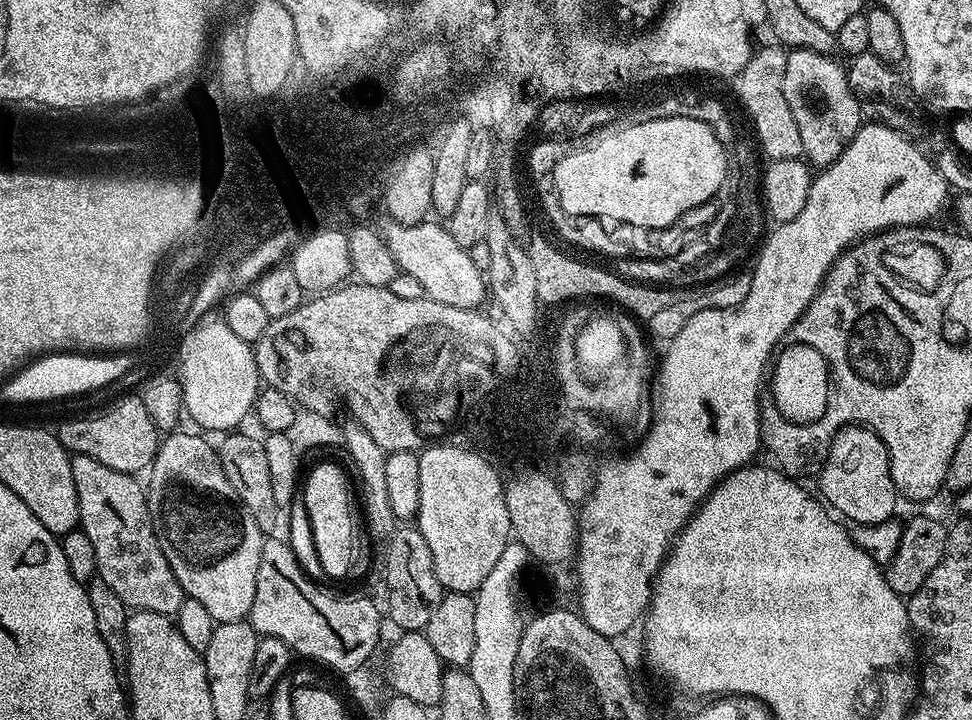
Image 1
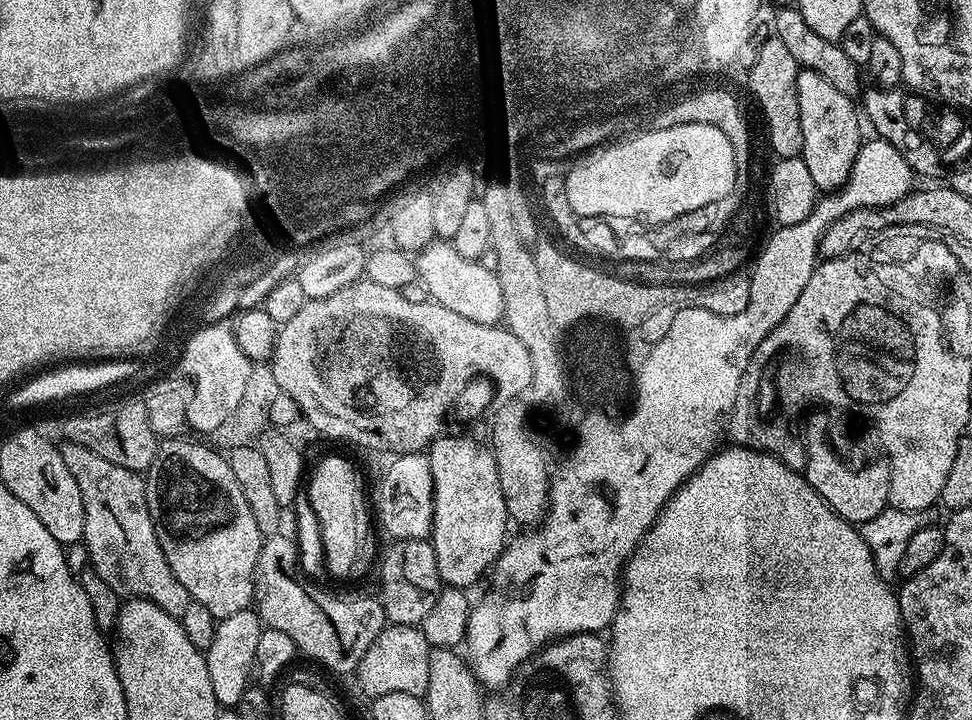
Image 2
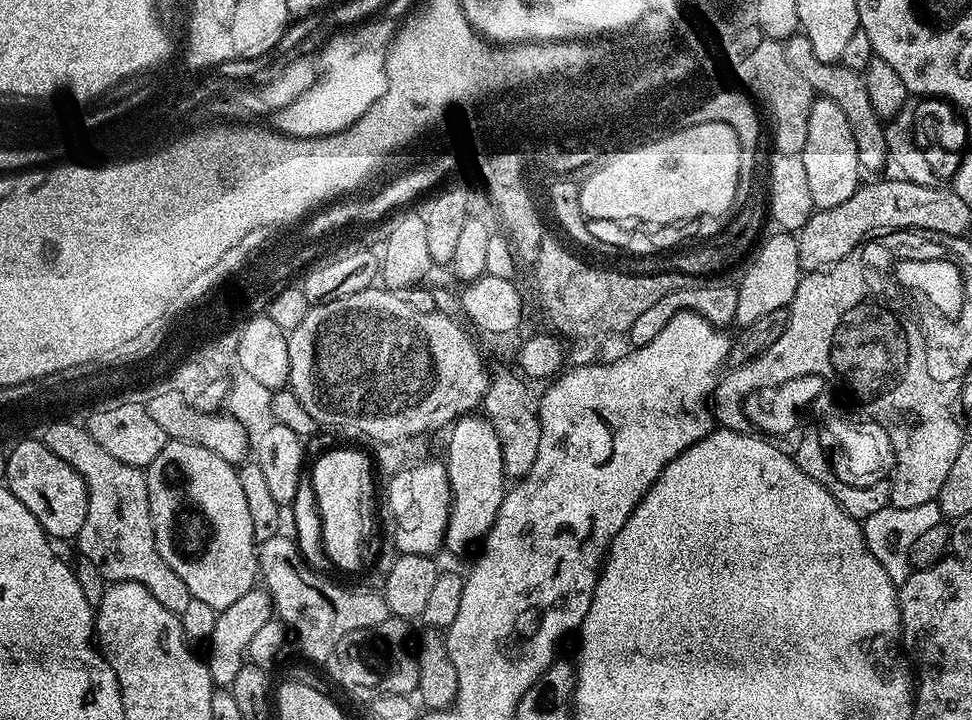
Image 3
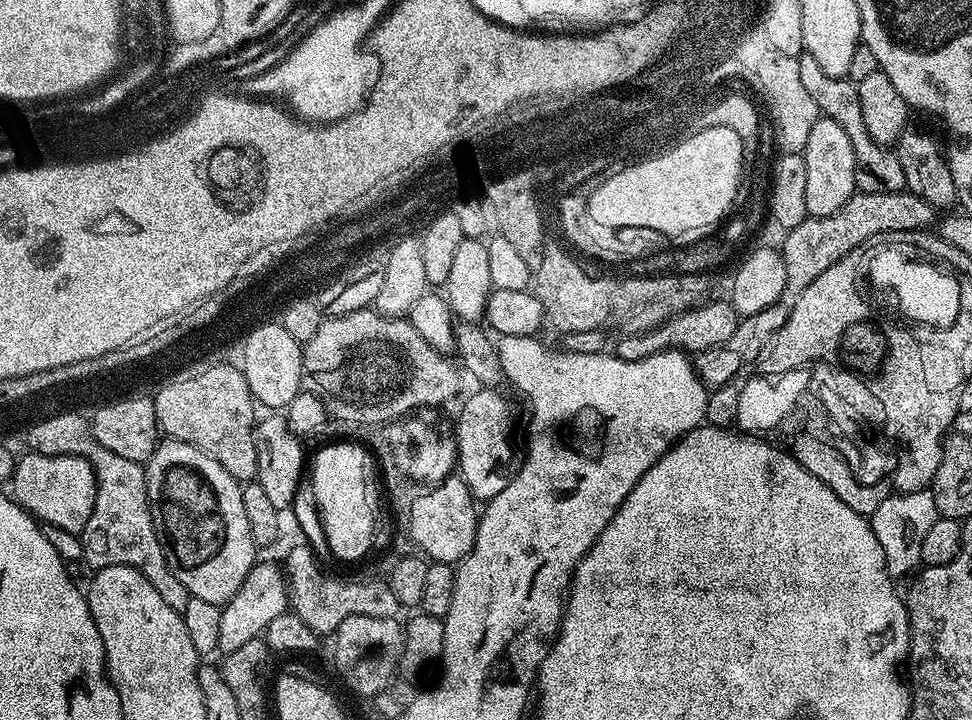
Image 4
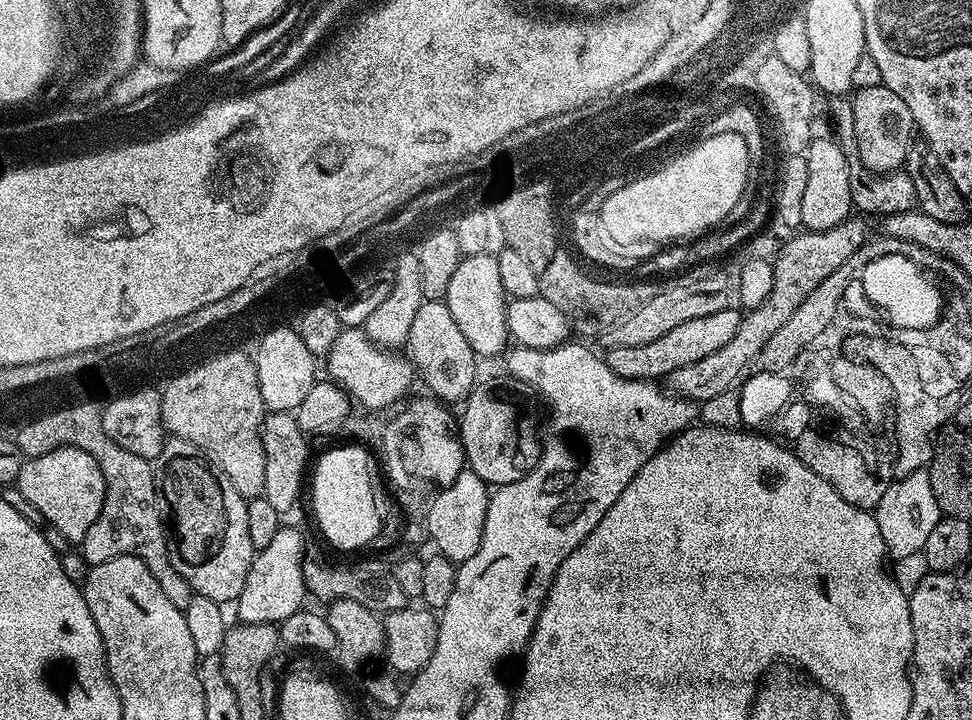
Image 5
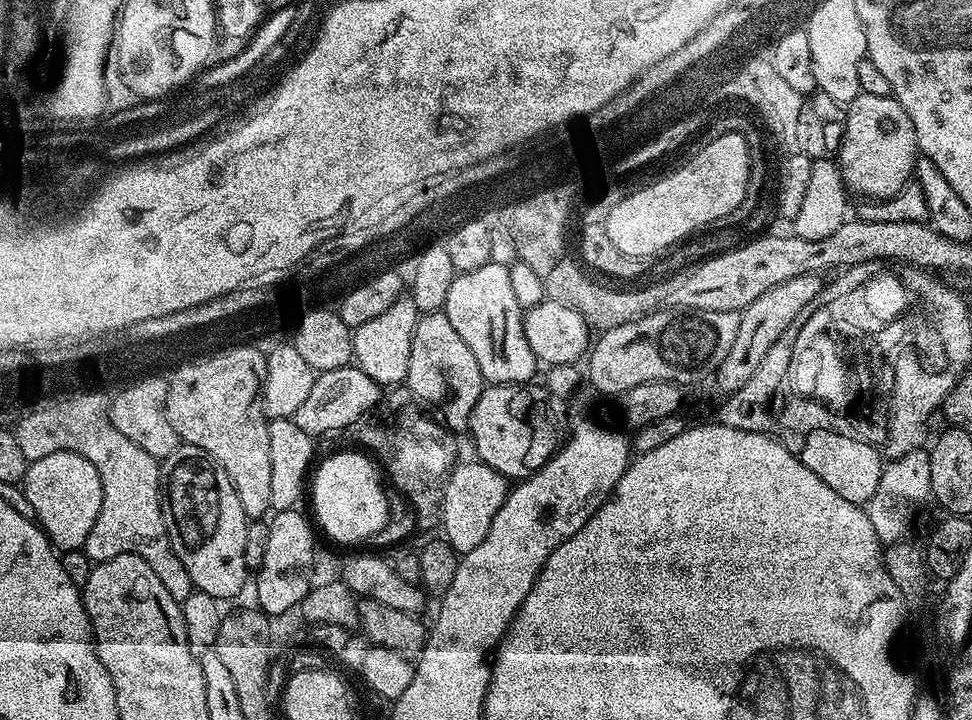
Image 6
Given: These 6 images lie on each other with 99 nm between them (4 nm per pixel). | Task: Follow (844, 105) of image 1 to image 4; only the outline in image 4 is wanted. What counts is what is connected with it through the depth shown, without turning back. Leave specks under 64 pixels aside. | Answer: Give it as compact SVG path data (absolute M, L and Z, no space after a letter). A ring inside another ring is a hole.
M830 119L816 120L810 138L806 138L802 155L806 162L806 210L809 216L825 216L834 214L834 210L842 210L842 206L846 206L849 198L858 191L854 150L846 130Z

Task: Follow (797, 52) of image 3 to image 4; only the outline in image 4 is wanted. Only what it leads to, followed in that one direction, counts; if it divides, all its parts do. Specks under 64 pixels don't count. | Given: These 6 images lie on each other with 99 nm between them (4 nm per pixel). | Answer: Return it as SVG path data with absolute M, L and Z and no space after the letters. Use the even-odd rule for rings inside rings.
M807 54L799 57L798 78L802 78L802 86L810 93L810 98L818 102L821 113L827 119L838 122L842 130L846 130L850 138L850 146L854 150L856 163L856 186L862 192L902 192L906 174L902 174L902 162L898 162L895 151L891 147L874 142L866 130L866 122L862 118L862 106L858 102L858 90L853 81L843 76L830 76L823 73L822 66L814 62Z

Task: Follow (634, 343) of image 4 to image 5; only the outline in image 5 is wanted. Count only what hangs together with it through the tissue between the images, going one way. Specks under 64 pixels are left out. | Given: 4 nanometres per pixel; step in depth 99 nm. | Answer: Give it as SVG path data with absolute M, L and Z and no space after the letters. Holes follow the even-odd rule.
M729 306L718 310L718 314L706 314L706 318L690 318L690 322L682 322L674 326L674 330L666 330L662 338L654 338L654 342L646 342L646 346L609 348L606 359L610 370L627 380L655 381L657 378L667 378L674 370L690 366L698 362L698 358L714 354L714 350L722 350L722 346L726 346L726 342L734 338L742 319L741 313L736 313L734 308Z

